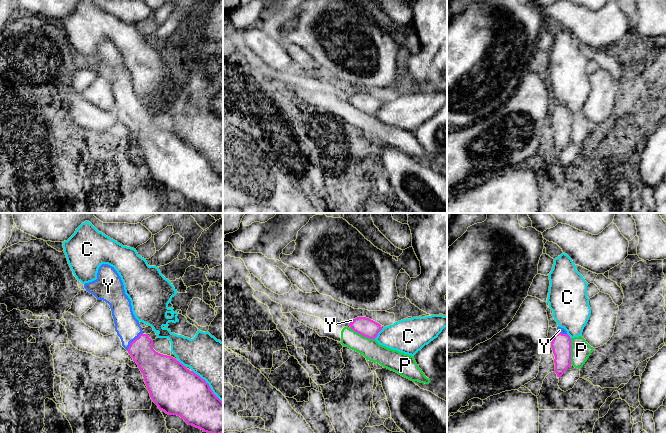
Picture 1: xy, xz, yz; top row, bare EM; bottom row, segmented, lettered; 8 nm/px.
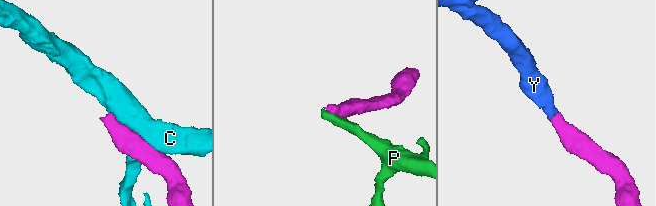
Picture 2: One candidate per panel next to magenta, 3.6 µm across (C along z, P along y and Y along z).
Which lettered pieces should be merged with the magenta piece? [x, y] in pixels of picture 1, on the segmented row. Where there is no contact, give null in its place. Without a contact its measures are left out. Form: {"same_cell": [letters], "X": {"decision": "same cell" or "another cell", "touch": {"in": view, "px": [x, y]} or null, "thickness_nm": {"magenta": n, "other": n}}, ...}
{"same_cell": ["Y"], "C": {"decision": "another cell", "touch": {"in": "xz", "px": [377, 334]}, "thickness_nm": {"magenta": 150, "other": 280}}, "P": {"decision": "another cell", "touch": {"in": "yz", "px": [570, 351]}, "thickness_nm": {"magenta": 160, "other": 160}}, "Y": {"decision": "same cell", "touch": {"in": "xy", "px": [132, 341]}, "thickness_nm": {"magenta": 220, "other": 190}}}

